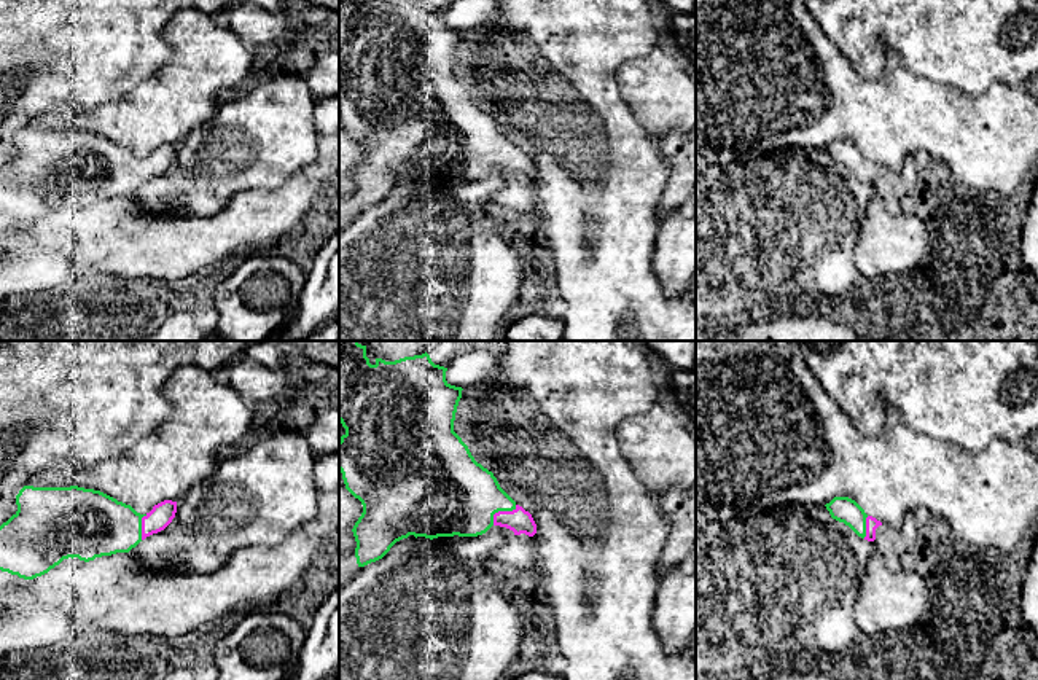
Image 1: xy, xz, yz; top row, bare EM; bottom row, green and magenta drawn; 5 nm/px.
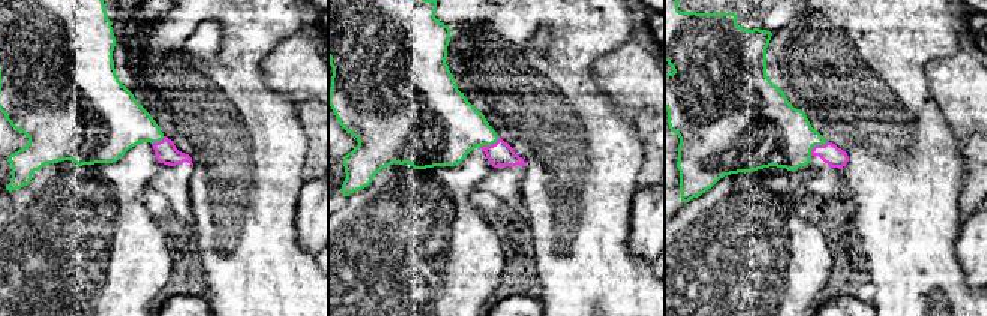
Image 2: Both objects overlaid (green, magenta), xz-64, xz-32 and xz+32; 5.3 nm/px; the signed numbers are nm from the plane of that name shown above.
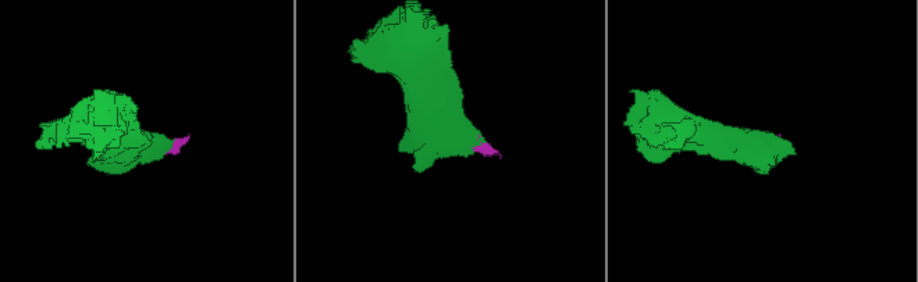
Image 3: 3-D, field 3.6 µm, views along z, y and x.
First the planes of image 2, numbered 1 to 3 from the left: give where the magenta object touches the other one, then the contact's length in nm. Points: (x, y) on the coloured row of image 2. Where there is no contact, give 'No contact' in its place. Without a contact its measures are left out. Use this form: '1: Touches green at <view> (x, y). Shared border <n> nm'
1: Touches green at xz-64 (158, 141). Shared border 80 nm
2: Touches green at xz-32 (489, 144). Shared border 120 nm
3: Touches green at xz+32 (816, 144). Shared border 120 nm

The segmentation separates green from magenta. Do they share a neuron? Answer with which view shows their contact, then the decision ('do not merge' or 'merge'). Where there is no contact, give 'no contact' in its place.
meets green in xz; merge

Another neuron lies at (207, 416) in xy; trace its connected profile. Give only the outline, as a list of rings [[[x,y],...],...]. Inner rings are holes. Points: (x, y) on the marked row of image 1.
[[[197,366],[175,369],[162,393],[170,403],[169,417],[121,455],[78,467],[78,487],[100,490],[146,514],[164,500],[185,498],[213,473],[221,451],[239,447],[253,438],[261,419],[260,408],[248,404],[229,384],[220,382],[215,373]]]

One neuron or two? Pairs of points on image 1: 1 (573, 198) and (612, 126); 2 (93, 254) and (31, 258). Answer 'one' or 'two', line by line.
1: one
2: two

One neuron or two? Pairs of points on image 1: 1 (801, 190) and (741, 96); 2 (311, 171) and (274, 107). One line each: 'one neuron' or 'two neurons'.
1: two neurons
2: two neurons

